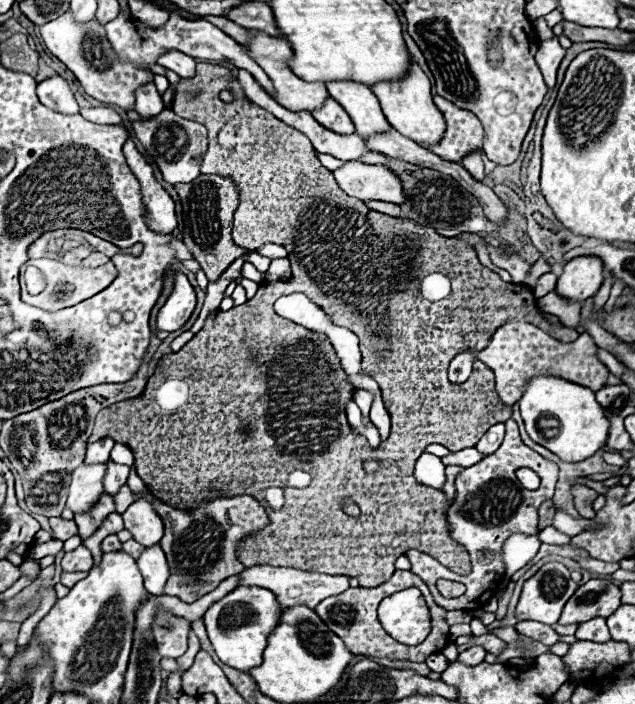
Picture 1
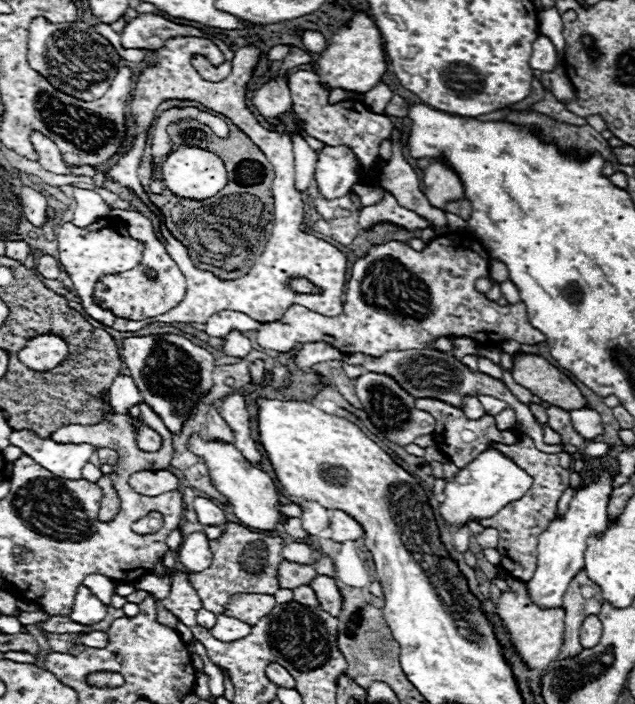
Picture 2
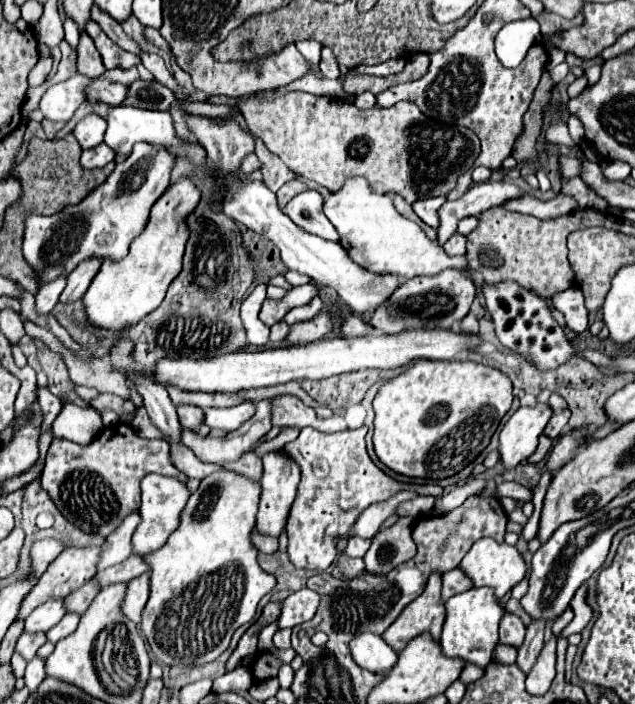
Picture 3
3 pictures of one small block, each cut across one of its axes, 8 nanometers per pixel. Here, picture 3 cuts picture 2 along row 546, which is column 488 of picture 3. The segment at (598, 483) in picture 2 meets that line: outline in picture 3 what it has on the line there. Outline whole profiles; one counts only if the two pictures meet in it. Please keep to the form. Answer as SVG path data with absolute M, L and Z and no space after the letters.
M492 538L478 540L470 548L470 552L462 558L460 568L466 572L466 576L472 578L474 586L492 586L496 598L502 598L506 592L510 592L512 586L516 586L526 576L528 570L522 554L514 546L508 546L504 542L494 542Z

